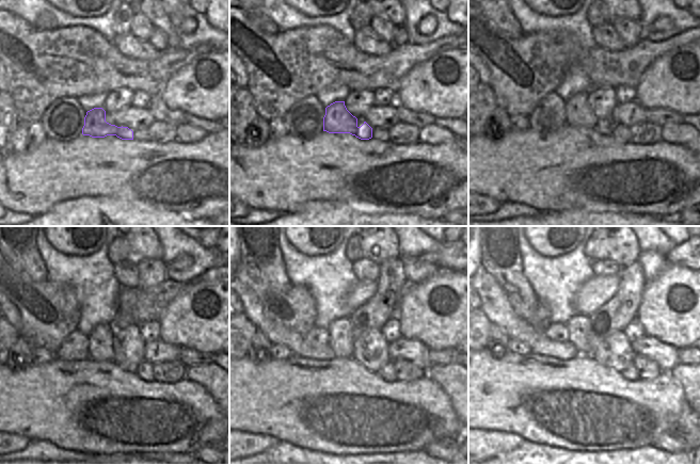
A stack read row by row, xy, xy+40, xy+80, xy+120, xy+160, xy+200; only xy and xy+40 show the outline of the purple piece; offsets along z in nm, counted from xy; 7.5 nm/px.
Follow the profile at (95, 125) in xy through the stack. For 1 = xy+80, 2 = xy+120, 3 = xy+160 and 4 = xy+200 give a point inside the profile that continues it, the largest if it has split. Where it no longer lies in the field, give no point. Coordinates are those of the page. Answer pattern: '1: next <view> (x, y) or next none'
1: next xy+80 (578, 113)
2: next xy+120 (101, 339)
3: next xy+160 (339, 339)
4: next xy+200 (578, 325)

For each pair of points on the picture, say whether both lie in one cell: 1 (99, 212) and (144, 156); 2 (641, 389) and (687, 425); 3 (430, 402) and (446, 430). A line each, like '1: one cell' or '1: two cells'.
1: two cells
2: two cells
3: one cell

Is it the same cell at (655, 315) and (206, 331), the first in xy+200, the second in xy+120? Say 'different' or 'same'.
same

